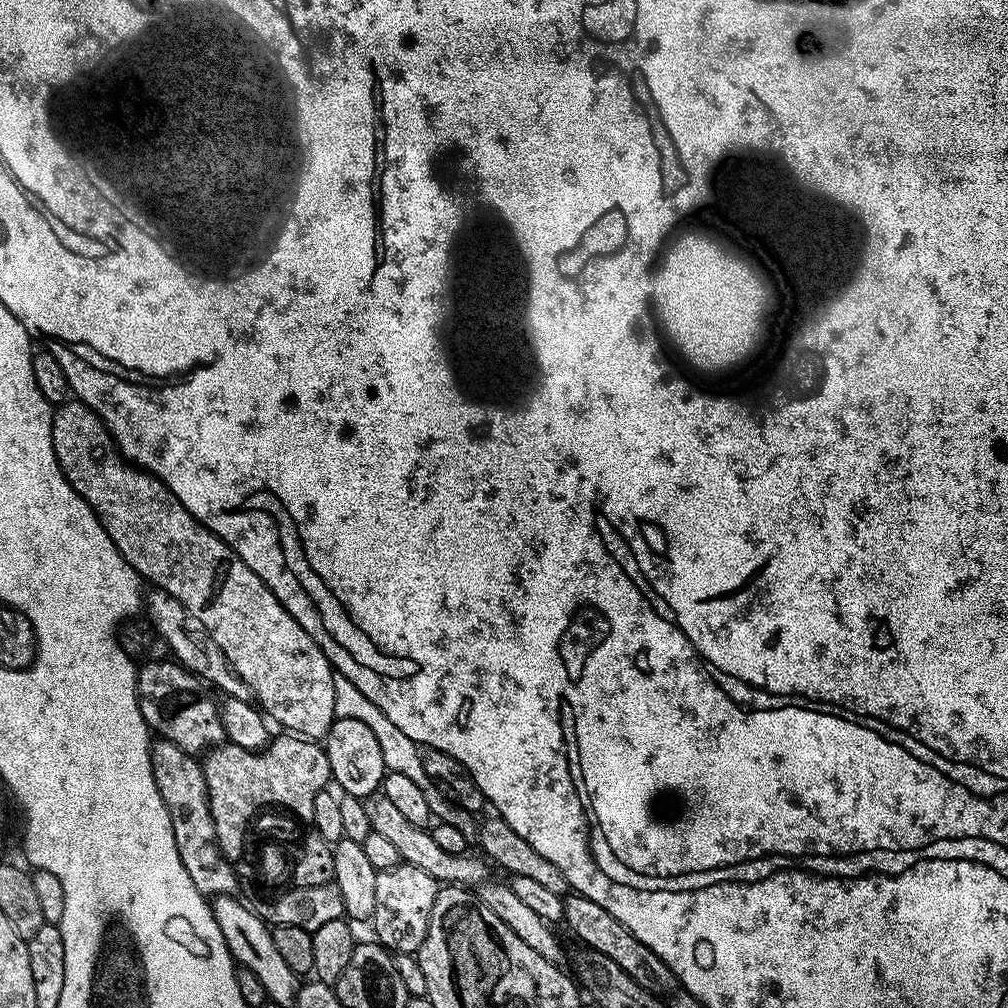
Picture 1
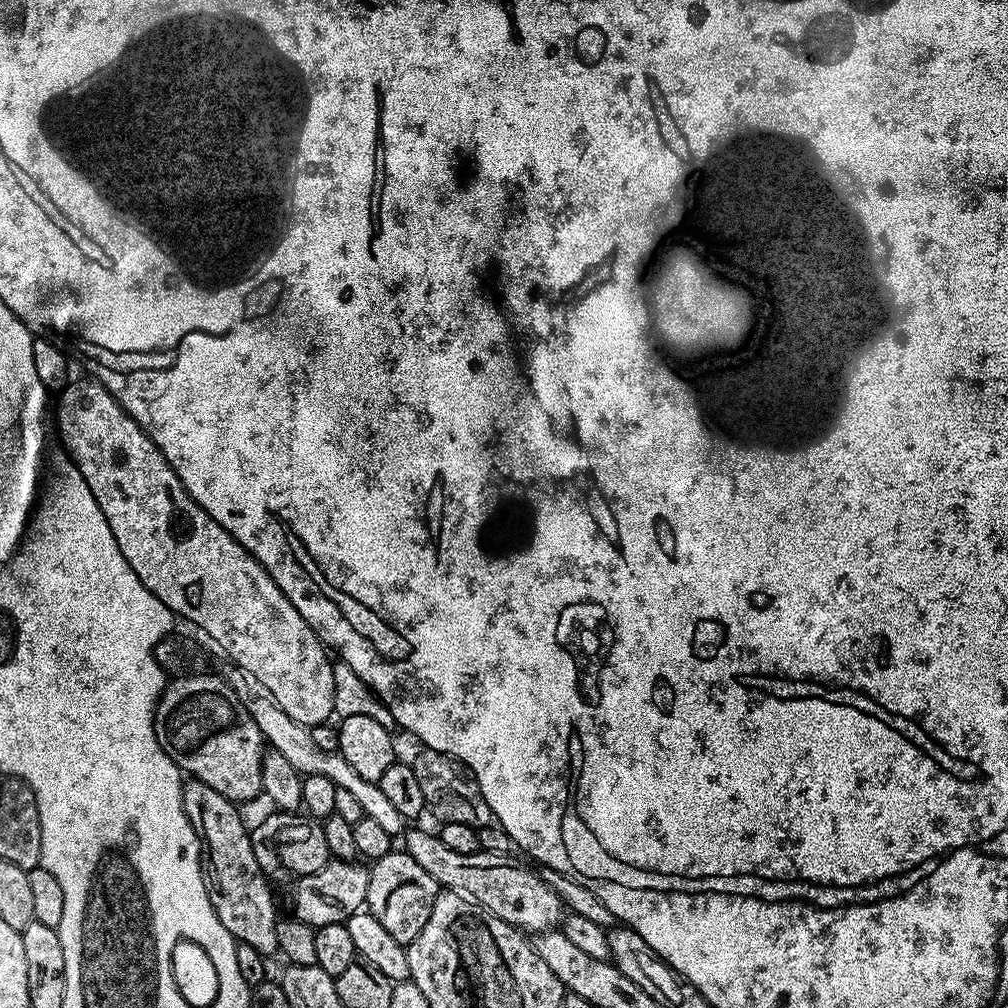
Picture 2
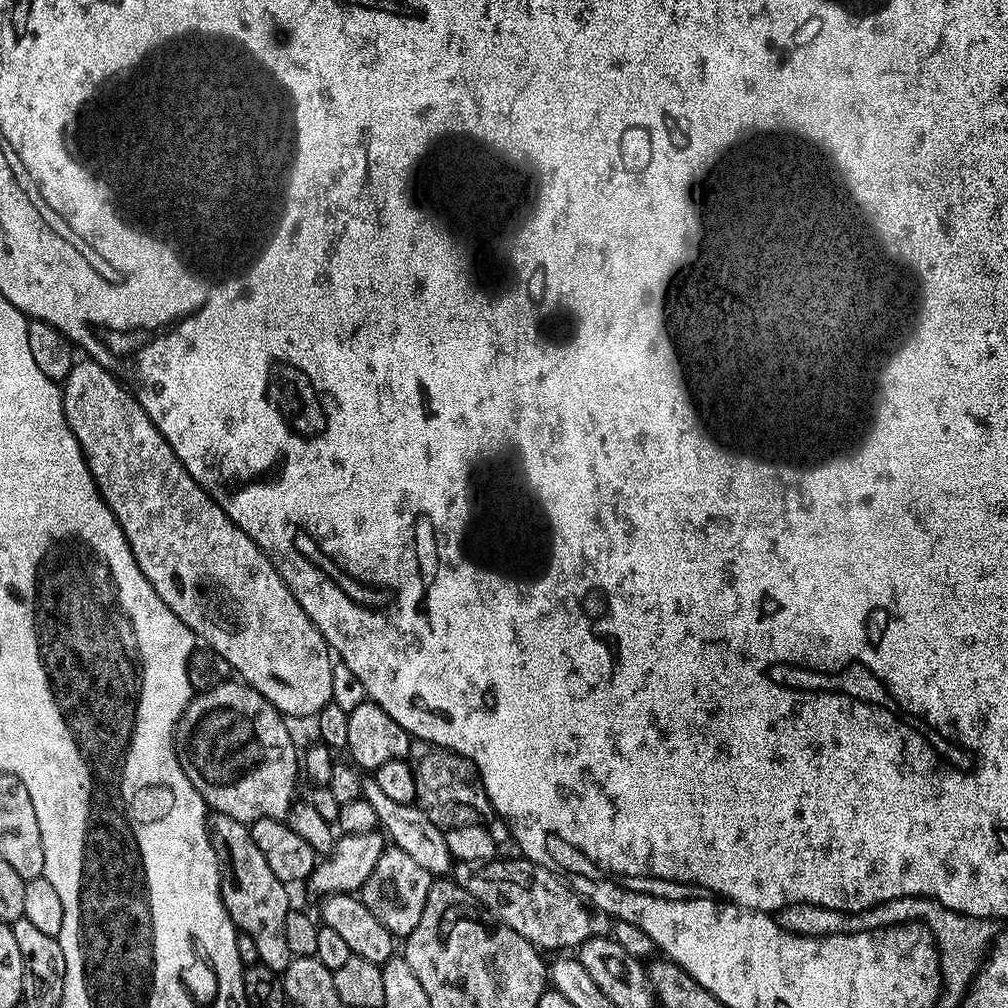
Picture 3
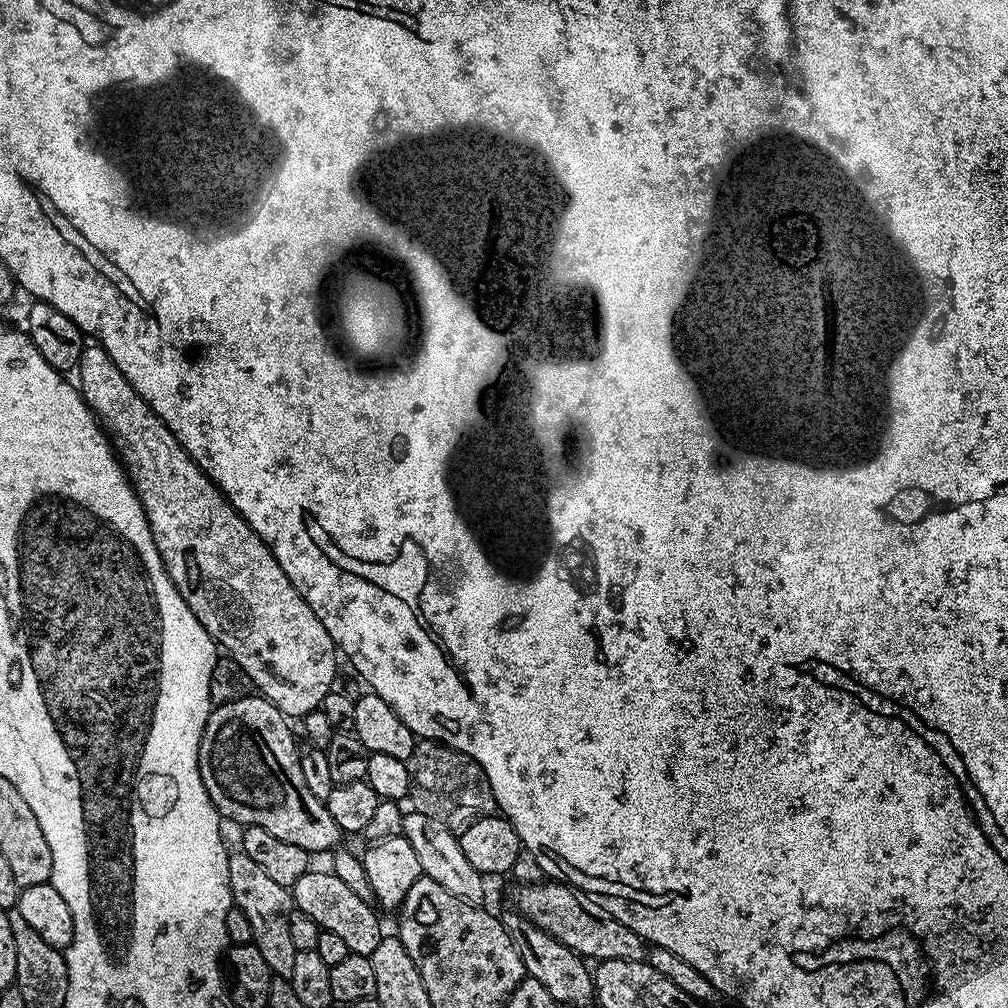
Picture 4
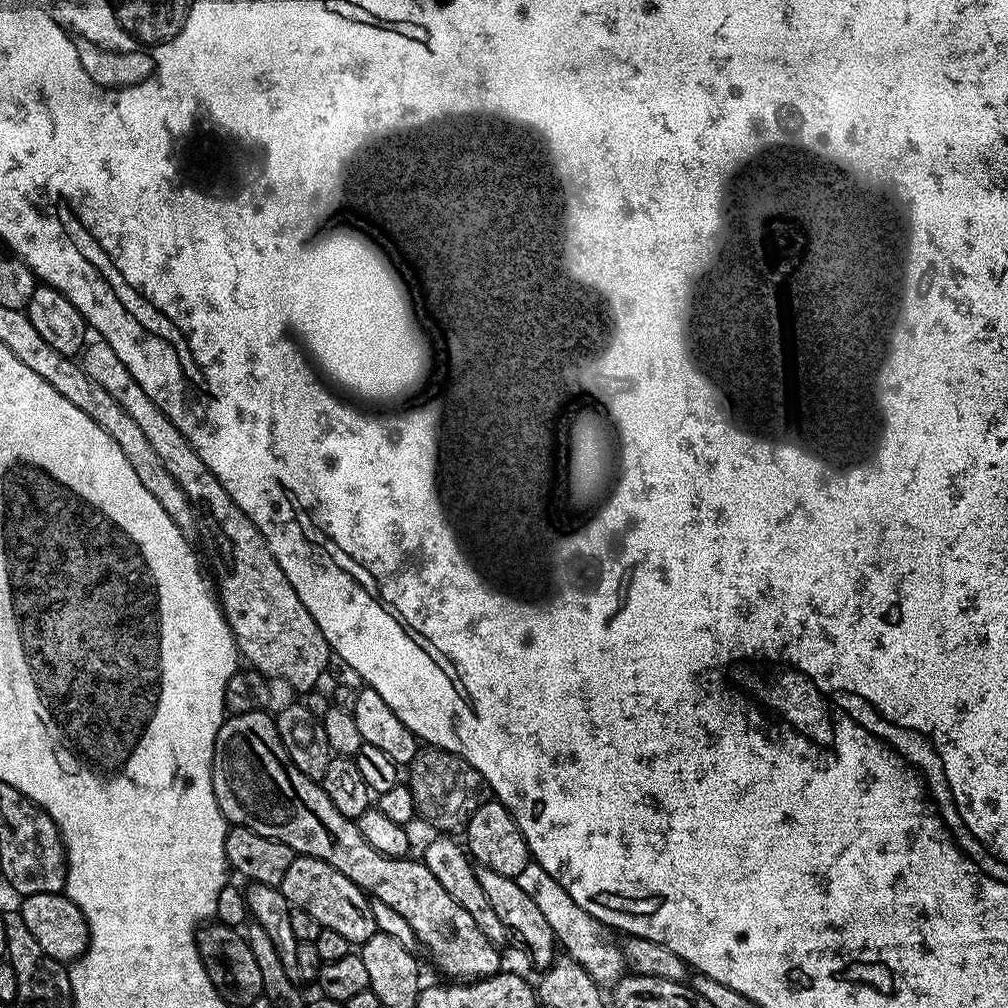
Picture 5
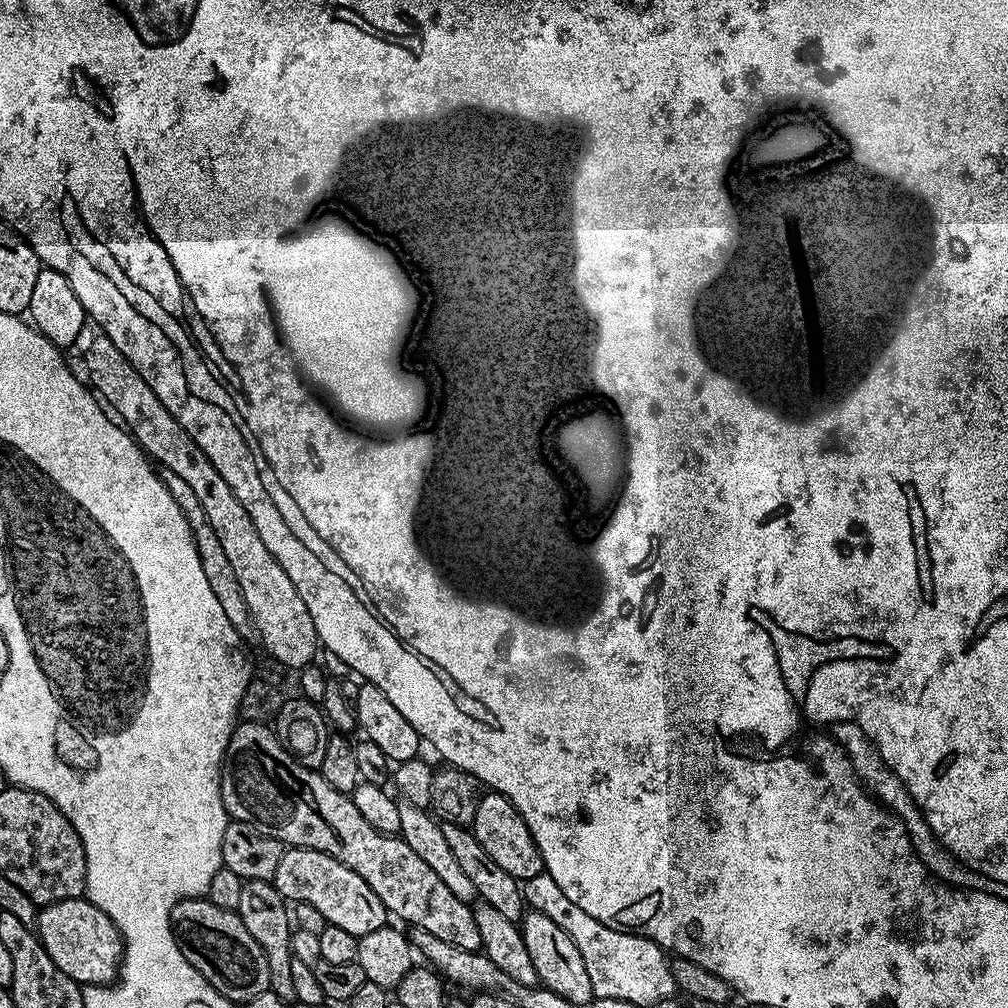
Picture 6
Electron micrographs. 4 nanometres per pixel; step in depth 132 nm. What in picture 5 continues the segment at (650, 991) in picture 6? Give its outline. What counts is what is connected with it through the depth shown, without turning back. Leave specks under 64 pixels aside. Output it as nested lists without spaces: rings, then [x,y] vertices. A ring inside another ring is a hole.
[[[530,862],[526,870],[522,870],[522,874],[515,876],[515,879],[524,893],[527,893],[531,901],[542,910],[547,925],[554,930],[557,945],[572,959],[577,960],[586,970],[586,974],[590,974],[590,978],[594,978],[594,982],[600,985],[601,989],[611,989],[625,976],[624,949],[618,940],[615,940],[617,937],[613,929],[586,914],[586,910],[582,910],[578,902],[574,902],[570,894],[566,894],[564,887],[554,878],[550,878],[546,870],[542,870],[540,864]]]

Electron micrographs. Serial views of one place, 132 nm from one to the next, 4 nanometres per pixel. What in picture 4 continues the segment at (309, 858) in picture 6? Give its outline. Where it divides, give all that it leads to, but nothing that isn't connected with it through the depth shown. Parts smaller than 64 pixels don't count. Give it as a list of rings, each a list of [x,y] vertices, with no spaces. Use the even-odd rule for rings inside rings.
[[[310,870],[302,874],[298,882],[294,882],[290,891],[295,911],[310,914],[310,918],[314,918],[320,929],[330,934],[338,934],[338,938],[346,942],[349,952],[371,958],[382,938],[380,920],[376,917],[377,909],[369,901],[358,898],[354,890],[349,890],[342,883],[342,878],[335,876],[331,870]]]

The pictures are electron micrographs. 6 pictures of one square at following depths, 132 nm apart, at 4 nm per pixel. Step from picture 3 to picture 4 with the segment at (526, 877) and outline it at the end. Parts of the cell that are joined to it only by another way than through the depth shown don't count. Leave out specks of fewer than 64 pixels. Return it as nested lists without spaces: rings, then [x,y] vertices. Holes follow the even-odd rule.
[[[563,882],[516,884],[513,887],[511,907],[546,934],[562,942],[578,955],[592,962],[602,960],[644,960],[646,942],[630,926],[618,922],[606,910],[593,904],[587,895]]]

